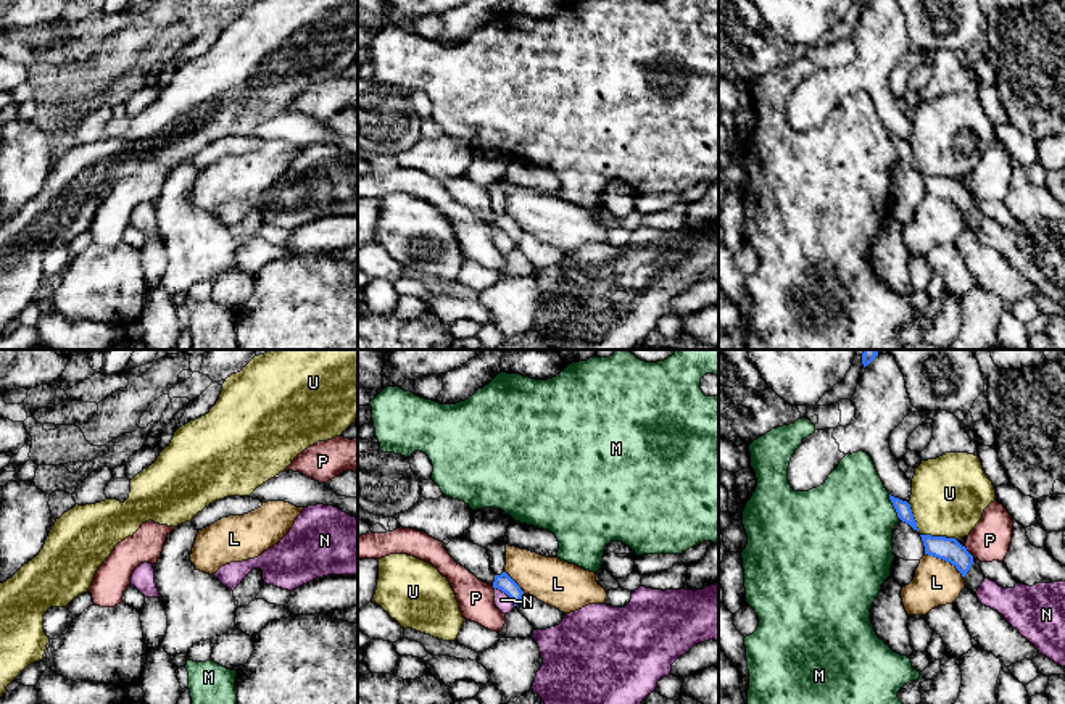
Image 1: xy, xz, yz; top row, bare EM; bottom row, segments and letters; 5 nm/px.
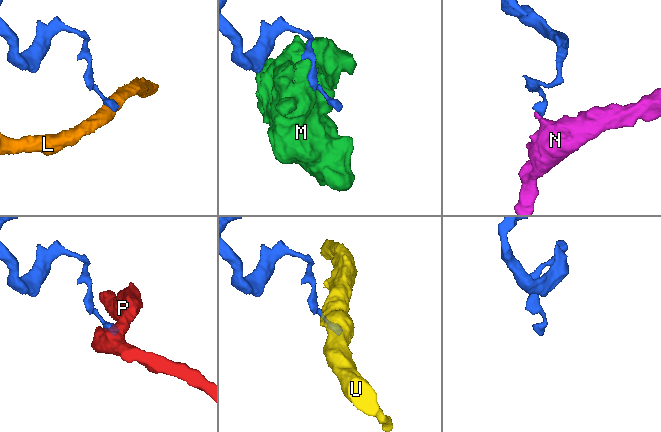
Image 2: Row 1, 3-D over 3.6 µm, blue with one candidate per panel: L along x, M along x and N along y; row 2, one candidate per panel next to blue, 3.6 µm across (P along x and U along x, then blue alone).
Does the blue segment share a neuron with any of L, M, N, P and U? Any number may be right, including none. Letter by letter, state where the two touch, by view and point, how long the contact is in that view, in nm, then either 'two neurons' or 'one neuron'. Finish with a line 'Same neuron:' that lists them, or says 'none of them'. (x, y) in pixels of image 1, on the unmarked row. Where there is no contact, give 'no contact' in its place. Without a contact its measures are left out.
L: contact yz (944, 198); length 220 nm; two neurons
M: contact yz (893, 144); length 130 nm; two neurons
N: contact xz (506, 232); length 140 nm; two neurons
P: contact yz (967, 190); length 80 nm; two neurons
U: contact yz (938, 176); length 190 nm; two neurons
Same neuron: none of them

